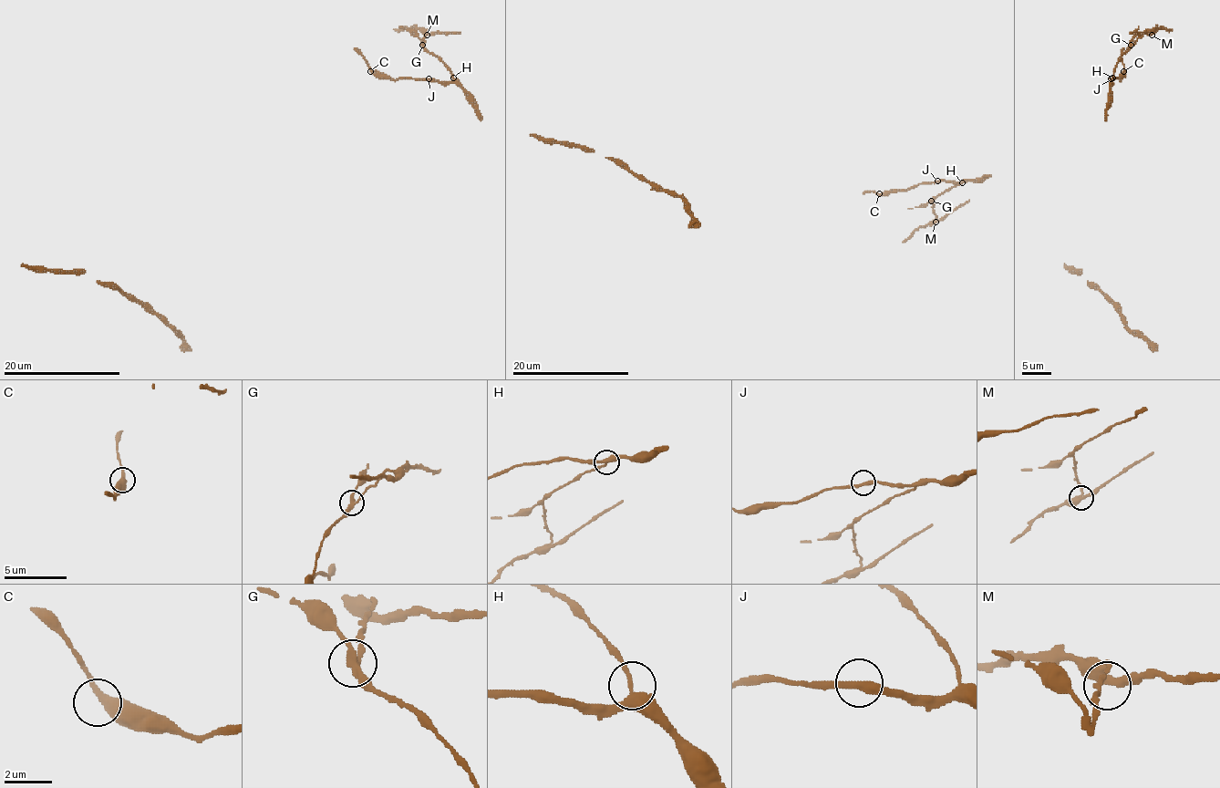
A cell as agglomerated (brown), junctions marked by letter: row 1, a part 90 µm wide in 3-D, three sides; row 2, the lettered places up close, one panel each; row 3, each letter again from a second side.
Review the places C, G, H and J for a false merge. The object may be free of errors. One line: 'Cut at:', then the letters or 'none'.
Cut at: G

